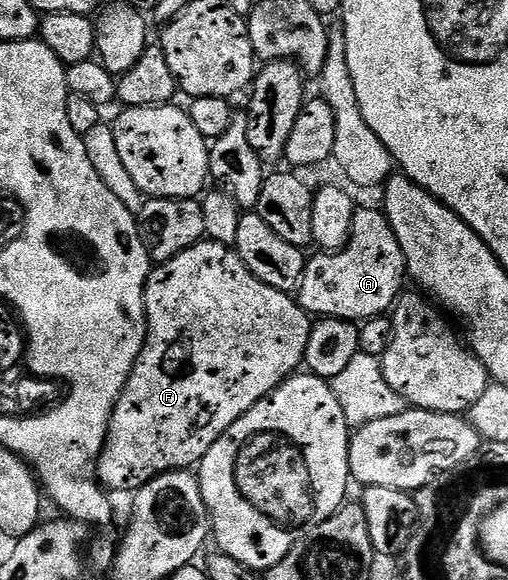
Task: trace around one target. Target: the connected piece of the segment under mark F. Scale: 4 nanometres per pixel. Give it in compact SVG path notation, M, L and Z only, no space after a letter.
M204 241L194 243L189 249L177 253L169 261L158 264L147 278L147 285L143 288L143 304L147 314L147 340L137 357L135 367L131 371L129 381L117 401L107 426L107 438L103 441L103 452L99 455L97 464L97 478L108 492L138 489L146 485L149 480L156 479L167 471L182 471L194 468L203 462L205 453L213 449L213 445L244 415L253 409L266 395L272 395L286 379L290 379L304 366L309 345L309 333L313 326L312 316L308 315L298 302L288 292L273 289L273 285L265 285L241 261L238 251L226 243Z

